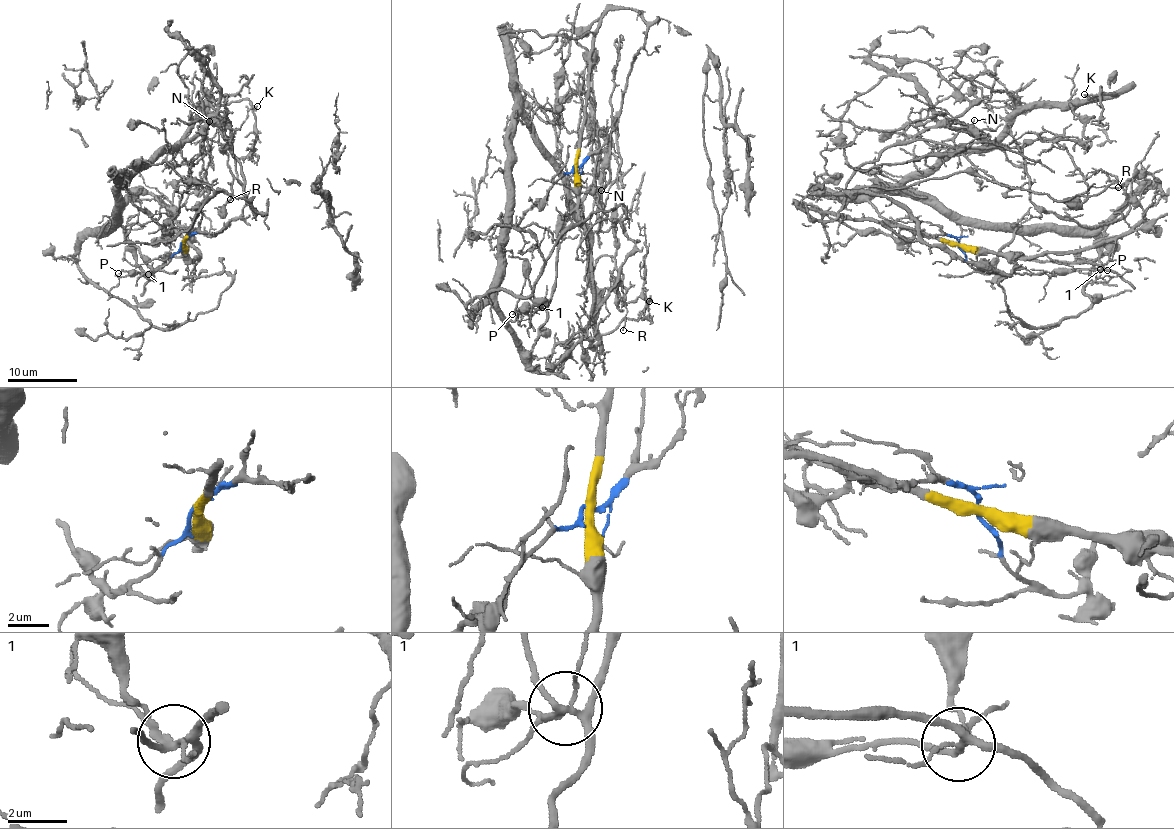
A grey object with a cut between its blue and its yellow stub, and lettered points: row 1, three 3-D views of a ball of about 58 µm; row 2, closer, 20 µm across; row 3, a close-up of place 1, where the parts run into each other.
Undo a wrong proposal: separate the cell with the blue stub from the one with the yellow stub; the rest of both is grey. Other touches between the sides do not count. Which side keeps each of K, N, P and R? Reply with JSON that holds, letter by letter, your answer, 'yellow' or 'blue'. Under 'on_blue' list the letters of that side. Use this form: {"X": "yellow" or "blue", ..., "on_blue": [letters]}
{"K": "blue", "N": "yellow", "P": "yellow", "R": "yellow", "on_blue": ["K"]}

